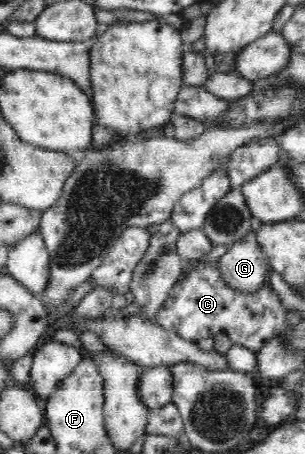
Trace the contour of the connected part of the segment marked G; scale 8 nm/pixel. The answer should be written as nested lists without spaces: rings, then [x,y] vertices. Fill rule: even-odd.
[[[239,240],[227,247],[218,265],[224,287],[242,295],[253,295],[267,279],[267,259],[254,240]]]

